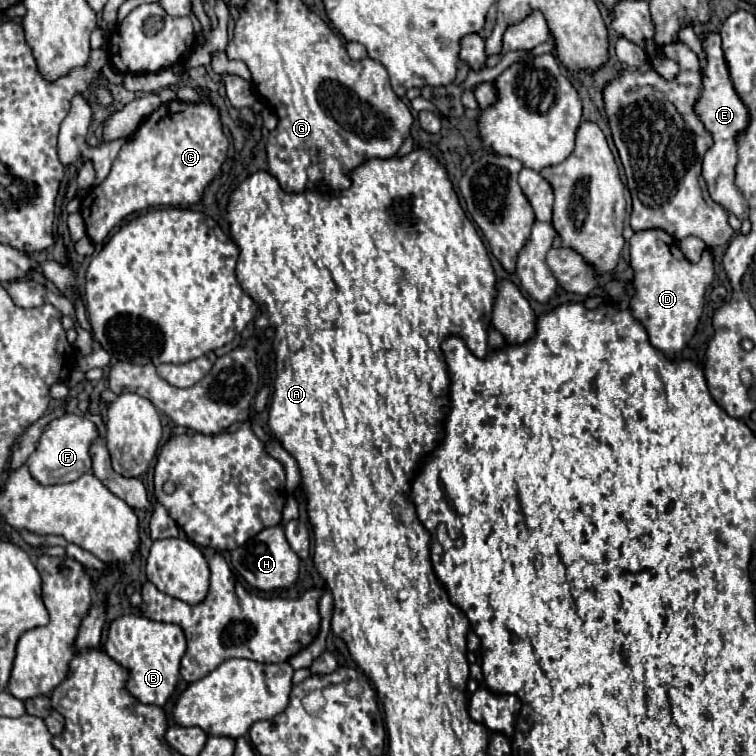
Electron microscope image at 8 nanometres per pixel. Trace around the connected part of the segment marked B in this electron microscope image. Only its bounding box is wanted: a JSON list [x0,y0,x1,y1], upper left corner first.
[105,614,187,706]

